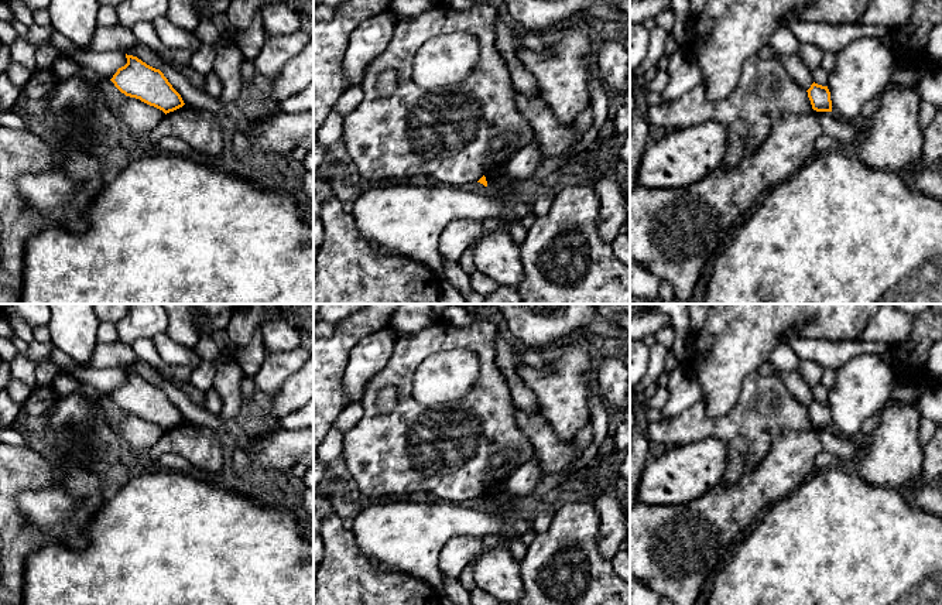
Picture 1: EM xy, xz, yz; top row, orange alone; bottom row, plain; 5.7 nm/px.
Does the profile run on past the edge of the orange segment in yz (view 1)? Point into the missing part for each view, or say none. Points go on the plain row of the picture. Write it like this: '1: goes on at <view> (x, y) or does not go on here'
1: does not go on here

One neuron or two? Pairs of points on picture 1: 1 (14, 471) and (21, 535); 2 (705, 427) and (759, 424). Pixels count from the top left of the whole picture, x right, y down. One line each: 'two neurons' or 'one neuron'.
1: one neuron
2: one neuron

